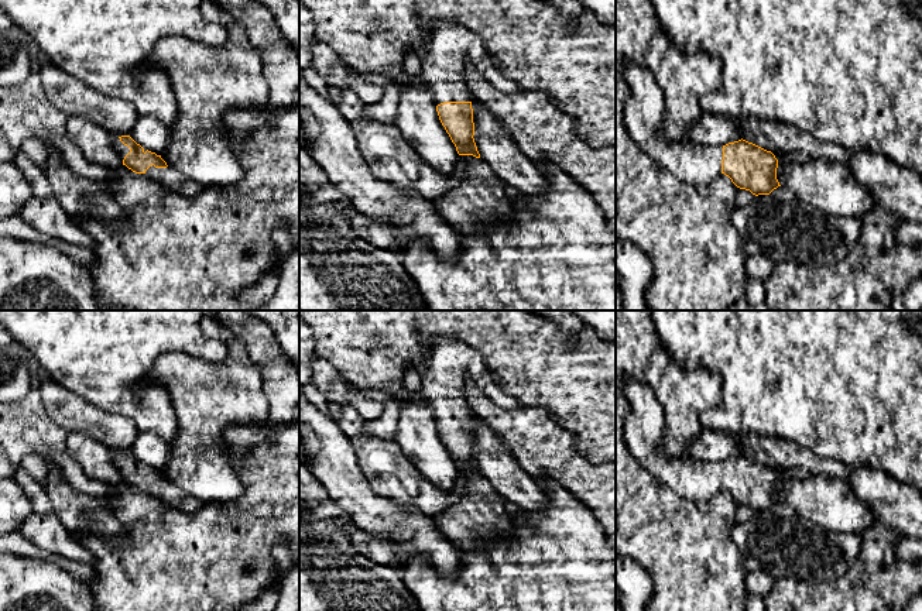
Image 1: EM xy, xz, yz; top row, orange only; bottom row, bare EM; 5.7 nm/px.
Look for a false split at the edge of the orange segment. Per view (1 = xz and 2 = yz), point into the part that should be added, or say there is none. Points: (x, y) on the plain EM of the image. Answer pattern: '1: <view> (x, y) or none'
1: xz (452, 363)
2: yz (695, 480)

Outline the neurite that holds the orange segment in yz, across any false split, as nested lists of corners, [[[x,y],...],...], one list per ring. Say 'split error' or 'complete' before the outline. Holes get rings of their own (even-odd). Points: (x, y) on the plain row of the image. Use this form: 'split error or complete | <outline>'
split error | [[[625,377],[623,392],[630,402],[630,413],[624,421],[627,447],[661,484],[695,502],[707,502],[724,490],[737,504],[755,512],[770,511],[781,502],[775,471],[743,454],[723,463],[666,456],[659,446],[665,423],[664,408],[652,388]]]

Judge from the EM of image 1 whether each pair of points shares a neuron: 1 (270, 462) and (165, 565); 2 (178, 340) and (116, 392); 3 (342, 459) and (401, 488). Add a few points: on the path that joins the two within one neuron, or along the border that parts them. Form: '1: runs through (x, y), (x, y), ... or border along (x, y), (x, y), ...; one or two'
1: runs through (257, 493), (196, 553); one
2: runs through (161, 340), (124, 376); one
3: border along (349, 438), (357, 466), (370, 487), (380, 497); two

